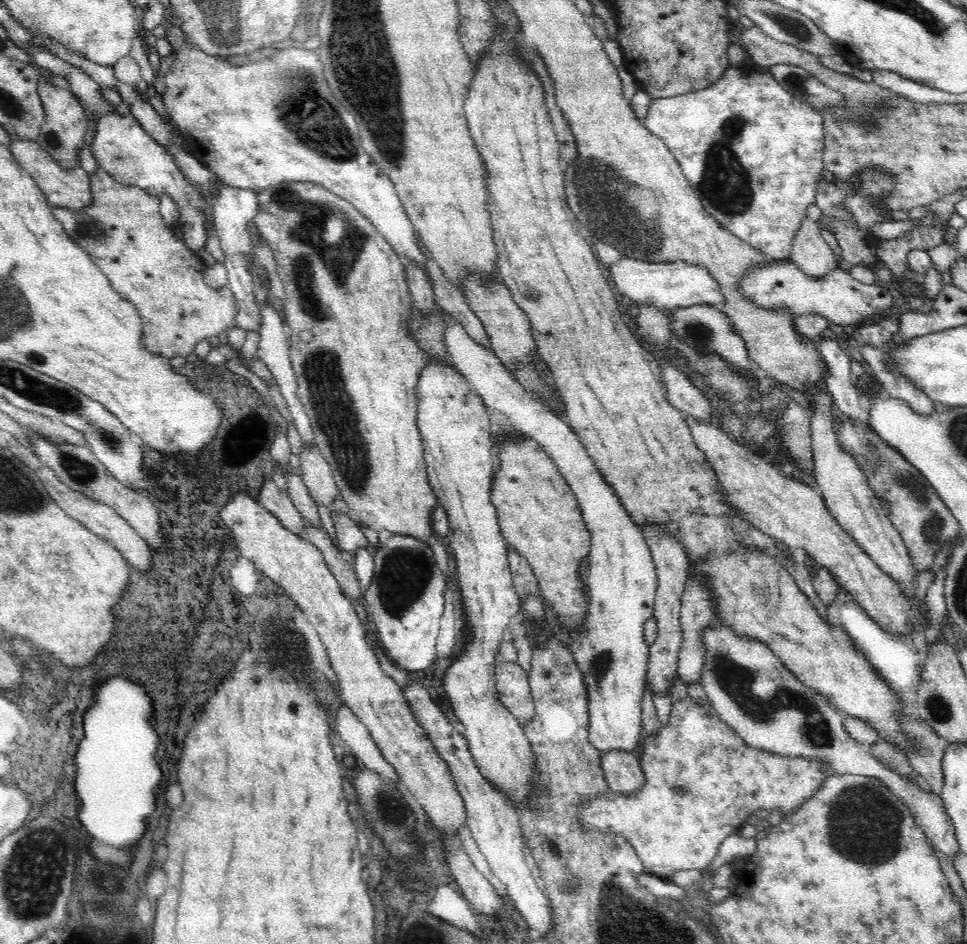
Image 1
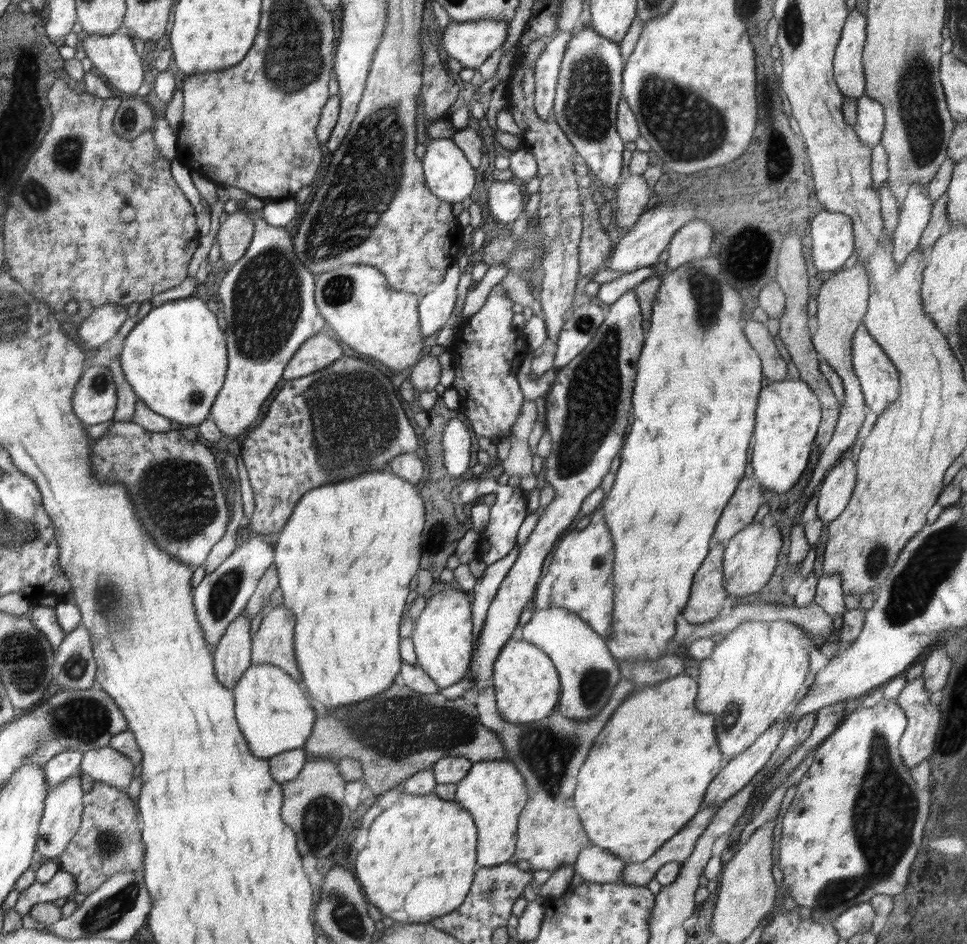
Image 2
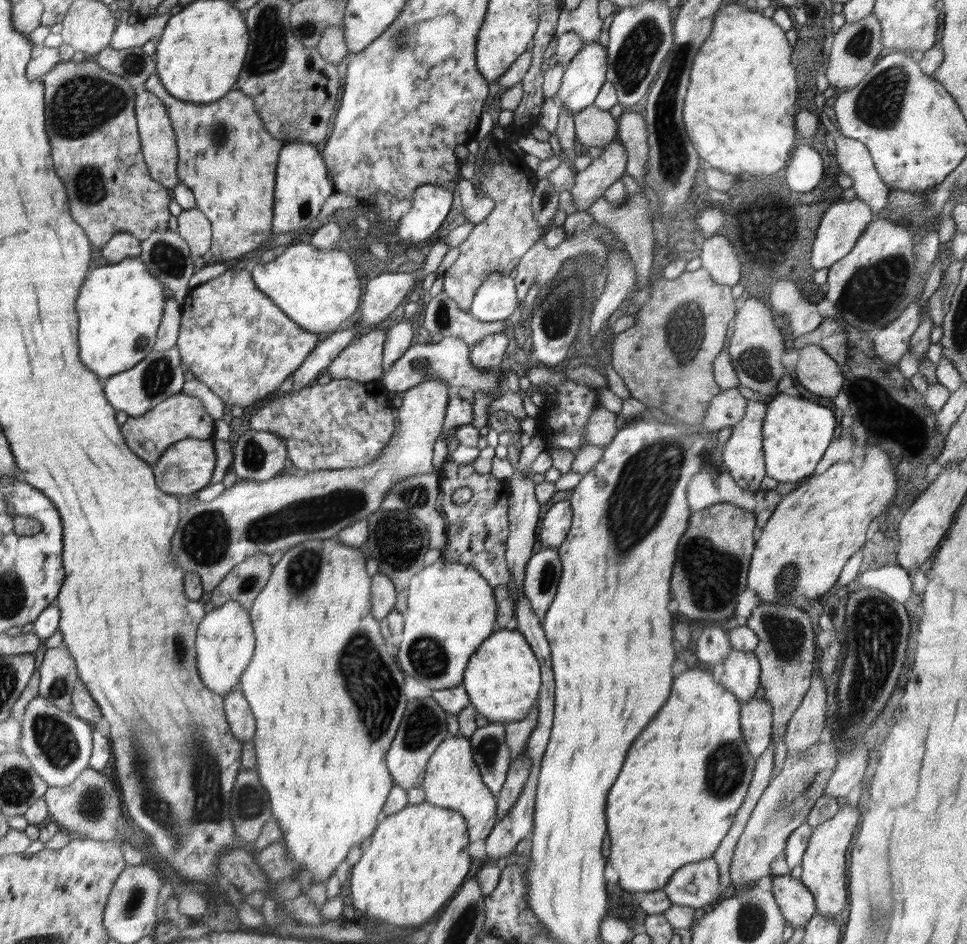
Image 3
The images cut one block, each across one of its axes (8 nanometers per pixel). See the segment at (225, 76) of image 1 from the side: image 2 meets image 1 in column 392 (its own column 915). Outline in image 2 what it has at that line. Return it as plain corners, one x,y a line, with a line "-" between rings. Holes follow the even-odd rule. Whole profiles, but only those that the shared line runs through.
915,182
903,200
903,206
899,210
899,220
891,238
895,266
903,264
905,258
915,250
915,246
919,246
919,238
931,218
931,210
933,202
925,194
925,186
919,186

